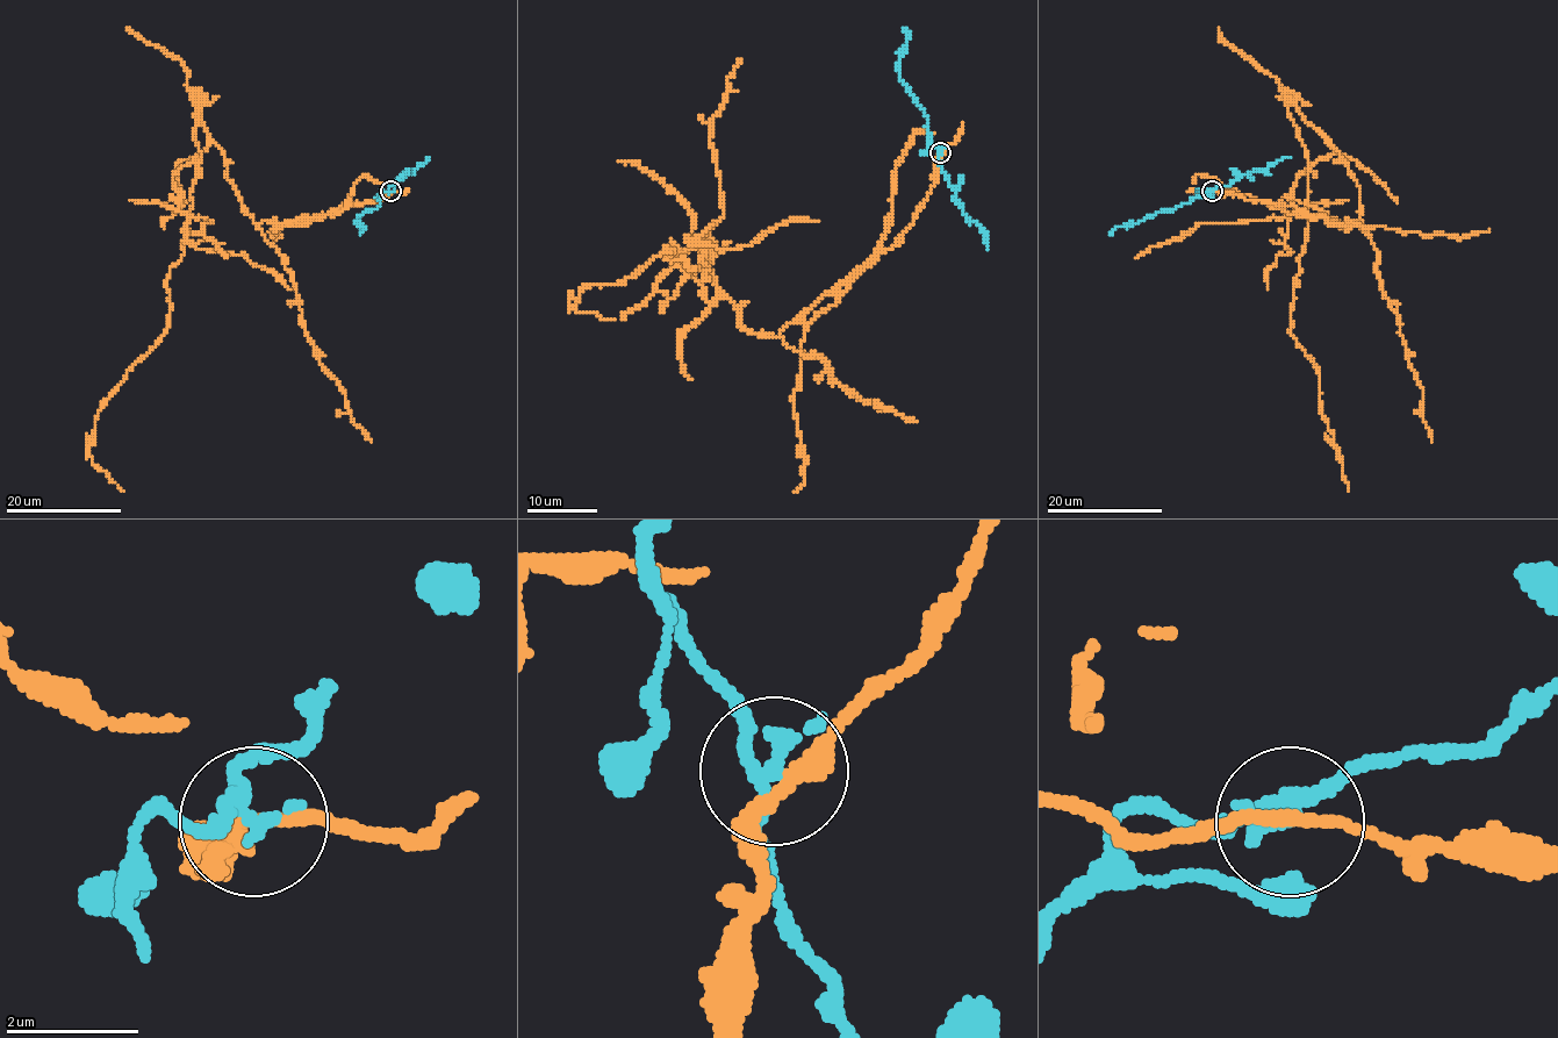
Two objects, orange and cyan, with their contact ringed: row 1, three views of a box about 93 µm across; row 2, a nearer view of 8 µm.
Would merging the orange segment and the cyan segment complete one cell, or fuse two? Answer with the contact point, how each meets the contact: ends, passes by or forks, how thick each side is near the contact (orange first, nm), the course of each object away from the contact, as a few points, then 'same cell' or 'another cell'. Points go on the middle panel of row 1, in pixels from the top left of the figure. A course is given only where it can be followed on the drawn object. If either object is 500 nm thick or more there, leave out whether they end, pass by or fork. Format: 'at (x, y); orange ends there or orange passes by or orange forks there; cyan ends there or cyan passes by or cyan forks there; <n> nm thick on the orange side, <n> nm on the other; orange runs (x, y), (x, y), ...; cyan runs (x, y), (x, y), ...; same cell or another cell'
at (940, 152); orange passes by; cyan passes by; 200 nm thick on the orange side, 240 nm on the other; orange runs (940, 154), (904, 237), (778, 336), (709, 244), (710, 270), (666, 248), (582, 288), (614, 320); cyan runs (940, 154), (930, 136), (928, 116), (900, 78), (897, 64), (907, 35), (902, 27); another cell

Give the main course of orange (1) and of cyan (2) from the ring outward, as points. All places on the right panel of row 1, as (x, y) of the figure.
1: (1212, 191), (1362, 226), (1361, 190), (1287, 101), (1308, 193), (1290, 334), (1319, 371), (1349, 492)
2: (1212, 191), (1198, 191), (1174, 209), (1115, 227), (1108, 235)

